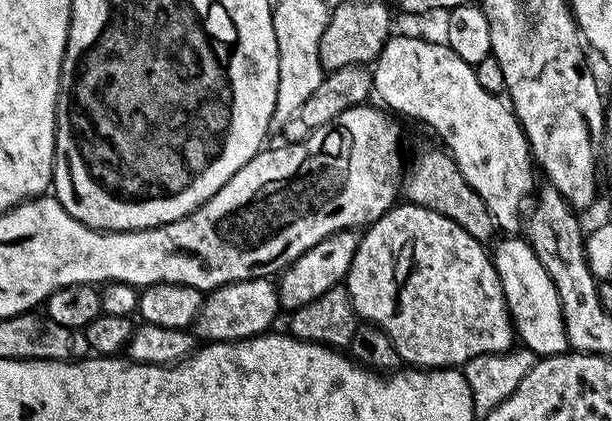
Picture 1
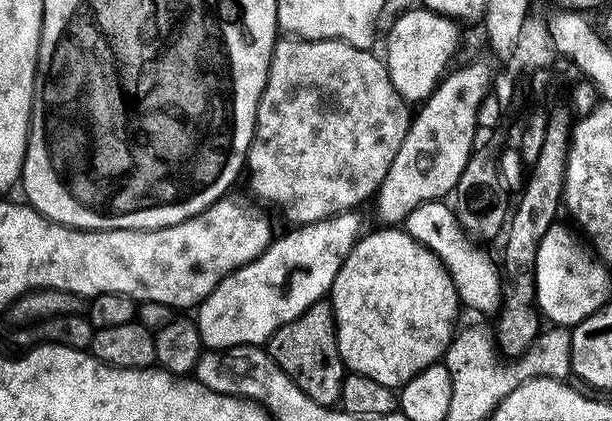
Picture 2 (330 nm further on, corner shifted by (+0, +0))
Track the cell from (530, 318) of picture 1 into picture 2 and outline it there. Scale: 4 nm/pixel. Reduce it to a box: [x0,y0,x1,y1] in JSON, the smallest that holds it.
[406,200,502,313]

